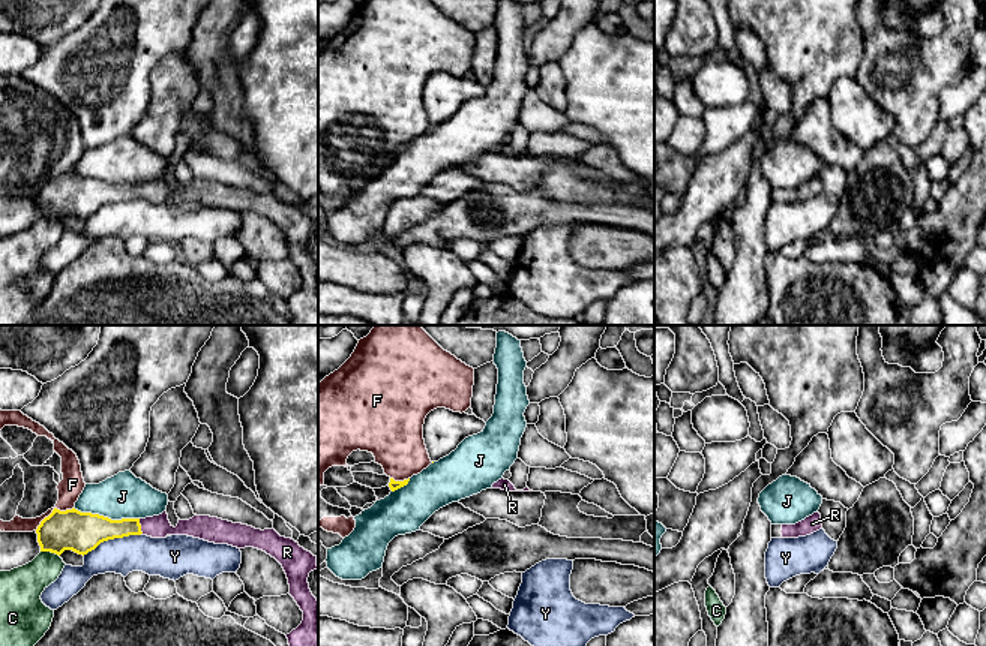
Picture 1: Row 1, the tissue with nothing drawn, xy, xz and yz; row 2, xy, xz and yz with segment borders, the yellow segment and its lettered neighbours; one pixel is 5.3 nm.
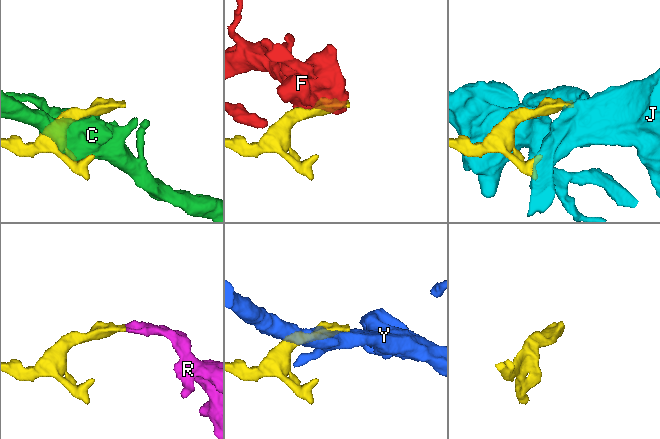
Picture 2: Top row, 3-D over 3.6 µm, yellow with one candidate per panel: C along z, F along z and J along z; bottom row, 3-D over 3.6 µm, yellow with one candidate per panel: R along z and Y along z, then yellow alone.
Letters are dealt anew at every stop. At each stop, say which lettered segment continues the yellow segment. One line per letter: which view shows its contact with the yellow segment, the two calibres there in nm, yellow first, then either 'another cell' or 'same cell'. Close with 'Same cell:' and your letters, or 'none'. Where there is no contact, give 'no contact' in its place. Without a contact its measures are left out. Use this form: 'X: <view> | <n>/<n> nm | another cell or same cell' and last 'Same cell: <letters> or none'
C: xy | 220/220 nm | another cell
F: xy | 220/130 nm | another cell
J: xy | 220/240 nm | another cell
R: xy | 160/130 nm | same cell
Y: xy | 220/200 nm | another cell
Same cell: R

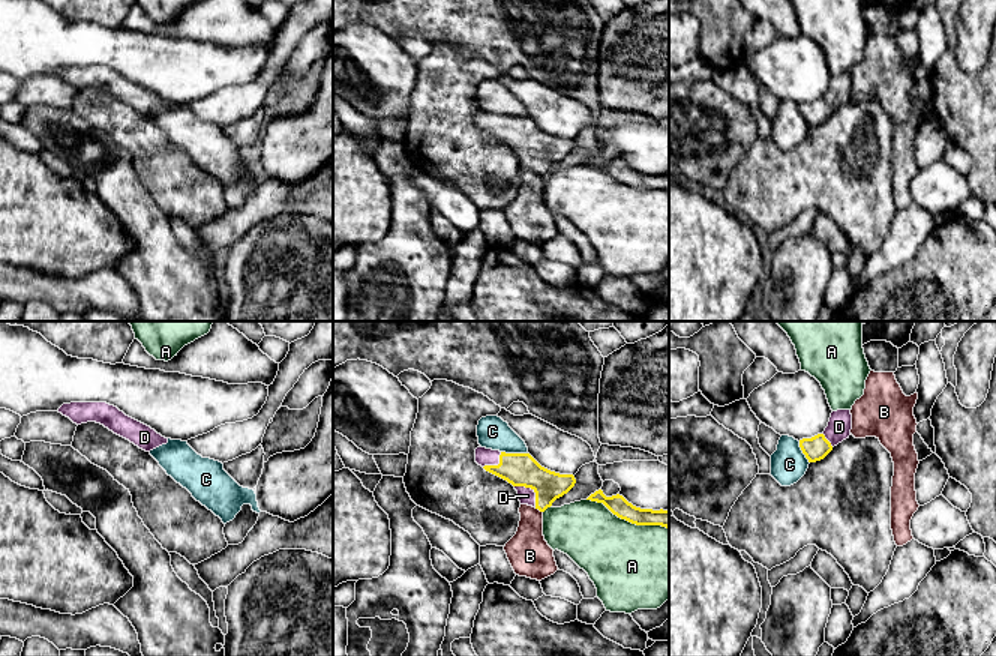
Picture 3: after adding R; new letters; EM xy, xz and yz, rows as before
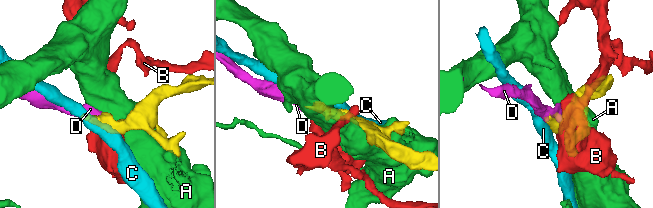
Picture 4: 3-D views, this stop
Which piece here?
A: xz | 100/460 nm | another cell
B: xz | 180/220 nm | another cell
C: xz | 180/170 nm | another cell
D: xz | 180/90 nm | same cell
Same cell: D

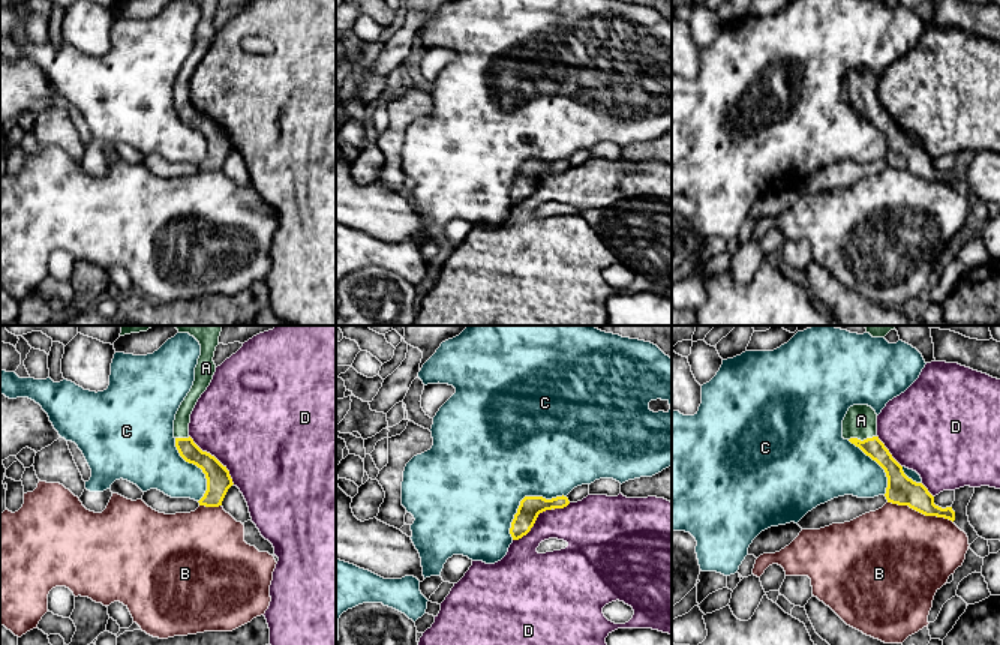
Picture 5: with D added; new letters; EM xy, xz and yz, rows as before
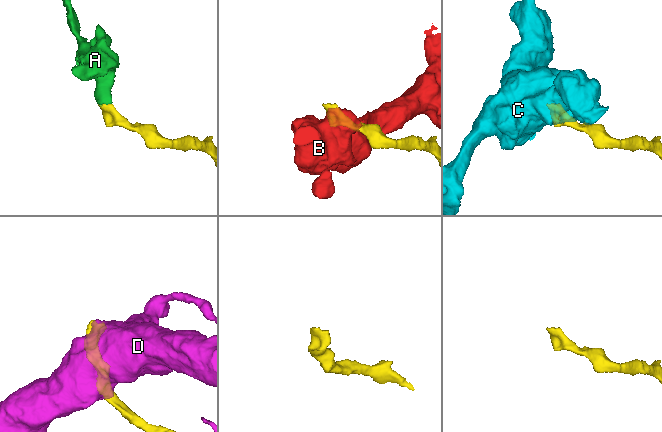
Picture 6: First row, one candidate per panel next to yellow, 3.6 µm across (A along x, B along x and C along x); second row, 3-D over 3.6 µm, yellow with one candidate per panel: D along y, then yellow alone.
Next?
A: yz | 110/180 nm | same cell
B: yz | 160/480 nm | another cell
C: xz | 120/500 nm | another cell
D: xz | 120/260 nm | another cell
Same cell: A

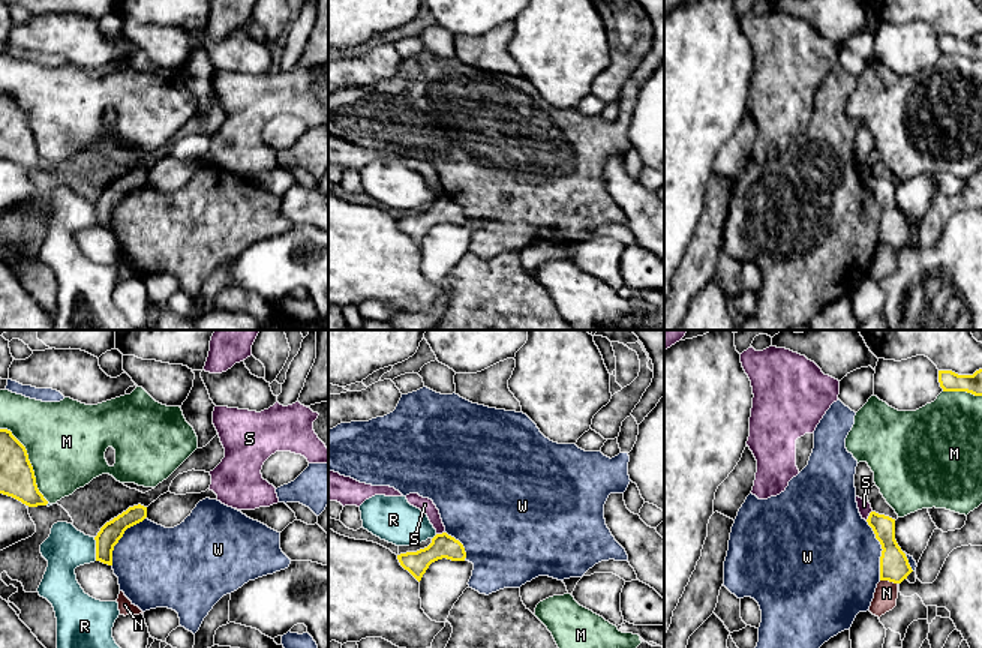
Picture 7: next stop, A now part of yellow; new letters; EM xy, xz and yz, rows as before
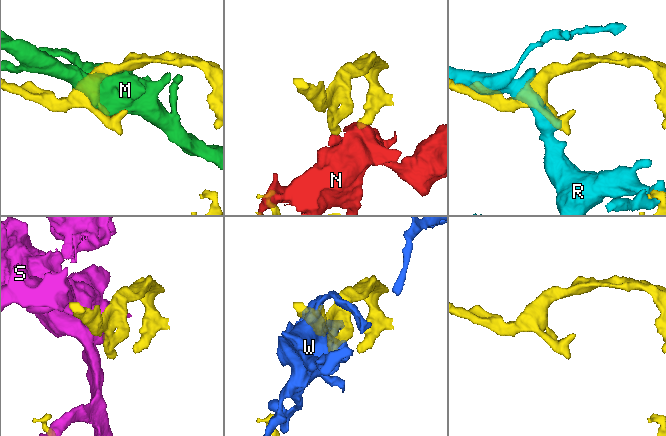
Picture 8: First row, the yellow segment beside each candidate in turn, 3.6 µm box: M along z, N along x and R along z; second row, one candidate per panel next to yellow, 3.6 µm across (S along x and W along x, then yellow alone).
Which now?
M: xy | 190/440 nm | another cell
N: yz | 160/130 nm | another cell
R: xy | 120/240 nm | another cell
S: yz | 120/70 nm | another cell
W: yz | 160/480 nm | another cell
Same cell: none

